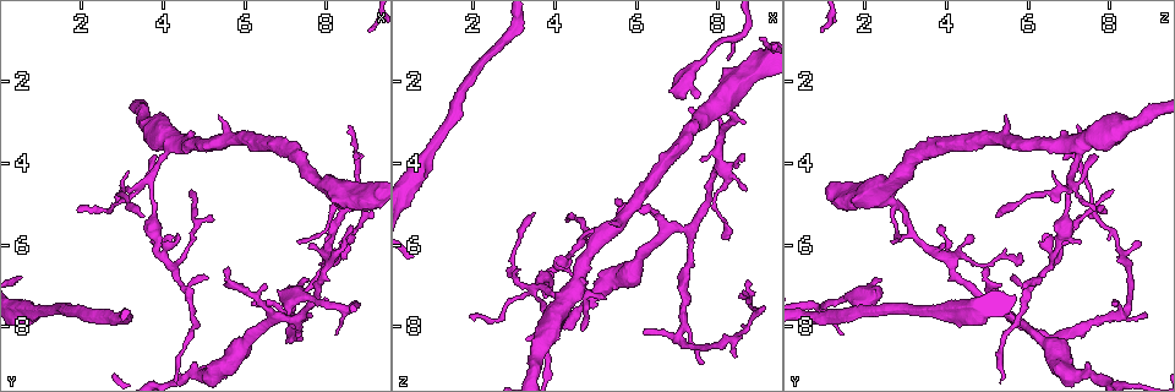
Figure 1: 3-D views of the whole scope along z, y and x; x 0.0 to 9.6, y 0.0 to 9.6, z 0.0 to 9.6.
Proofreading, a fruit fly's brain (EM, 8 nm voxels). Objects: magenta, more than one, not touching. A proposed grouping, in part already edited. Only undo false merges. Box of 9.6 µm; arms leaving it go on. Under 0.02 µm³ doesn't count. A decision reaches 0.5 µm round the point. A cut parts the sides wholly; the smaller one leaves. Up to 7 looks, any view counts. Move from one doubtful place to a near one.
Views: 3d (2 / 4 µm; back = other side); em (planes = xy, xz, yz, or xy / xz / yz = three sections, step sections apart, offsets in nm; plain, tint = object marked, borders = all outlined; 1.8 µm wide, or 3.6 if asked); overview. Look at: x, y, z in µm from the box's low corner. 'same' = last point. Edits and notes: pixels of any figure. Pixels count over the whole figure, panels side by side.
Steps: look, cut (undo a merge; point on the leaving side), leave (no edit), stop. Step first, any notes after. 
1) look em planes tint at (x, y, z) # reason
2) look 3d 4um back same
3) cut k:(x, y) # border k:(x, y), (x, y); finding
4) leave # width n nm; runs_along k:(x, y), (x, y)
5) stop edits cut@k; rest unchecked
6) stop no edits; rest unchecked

look 3d 2um at (8.10, 6.35, 4.00) # arms part here

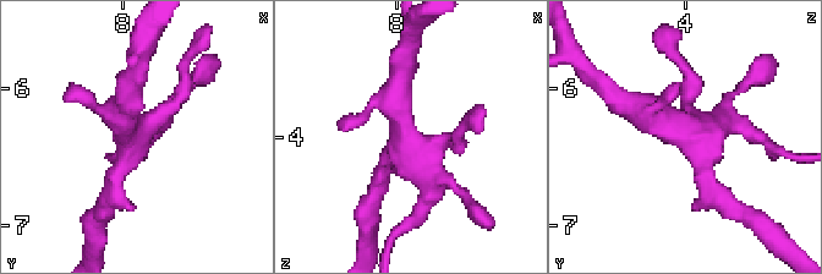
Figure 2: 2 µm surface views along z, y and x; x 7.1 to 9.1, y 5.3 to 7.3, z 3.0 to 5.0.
look em xy step 8 tint at (8.06, 6.40, 4.06) # shape alone is not enough

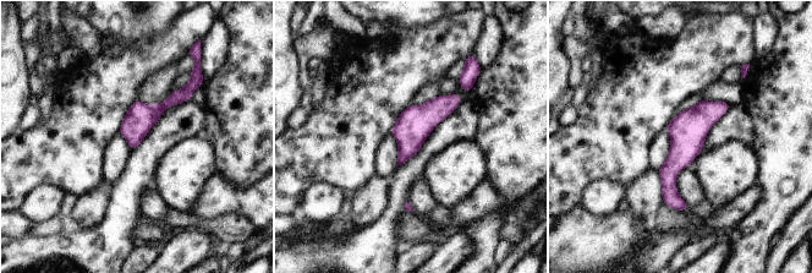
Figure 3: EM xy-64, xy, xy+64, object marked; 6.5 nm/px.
look em planes tint same

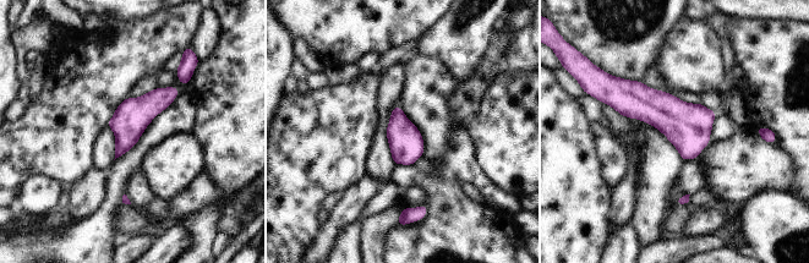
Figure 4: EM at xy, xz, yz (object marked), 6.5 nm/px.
leave # one cell here

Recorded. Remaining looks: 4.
look em planes tint at (7.60, 7.30, 1.45) # thick turns thin

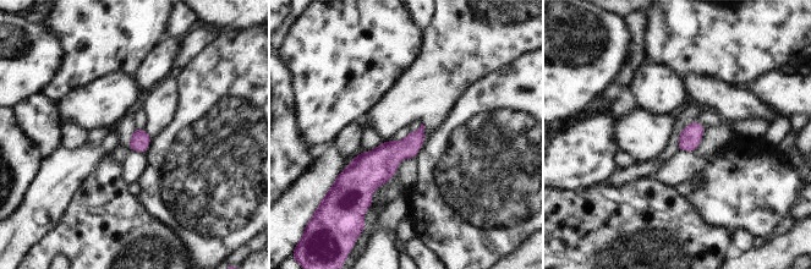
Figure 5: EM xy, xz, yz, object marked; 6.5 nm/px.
leave # one cell here

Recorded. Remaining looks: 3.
look 3d 4um at (4.30, 6.55, 6.50) # two arms in line, one across

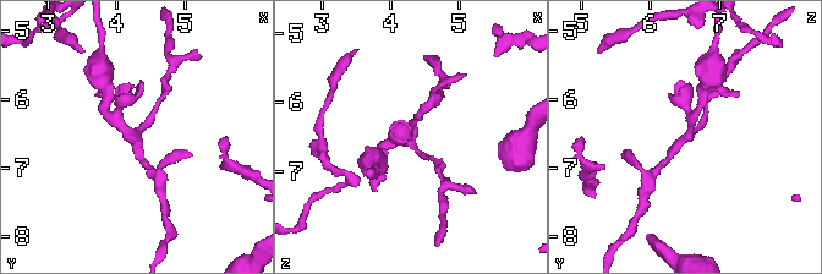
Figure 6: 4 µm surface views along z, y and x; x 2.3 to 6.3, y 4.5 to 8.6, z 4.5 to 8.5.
look em xz step 16 plain at (4.25, 6.55, 6.50) # need the tissue

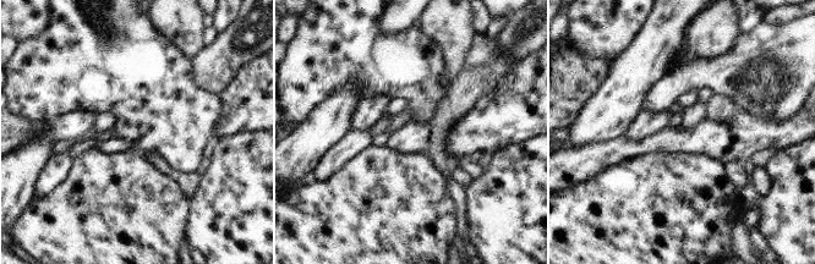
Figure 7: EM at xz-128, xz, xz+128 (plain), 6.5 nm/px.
look em xz step 16 tint same # with the object marked

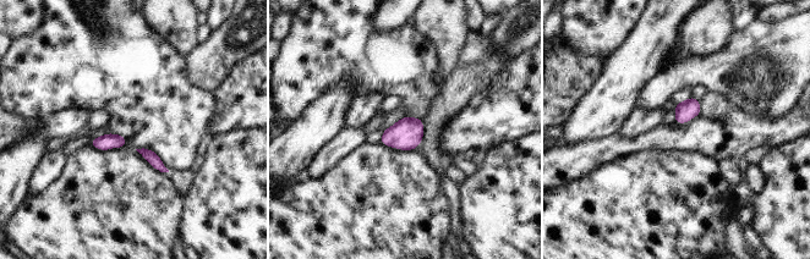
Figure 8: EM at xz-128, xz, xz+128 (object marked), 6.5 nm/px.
leave # all the same cell

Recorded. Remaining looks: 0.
stop no edits; rest unchecked

